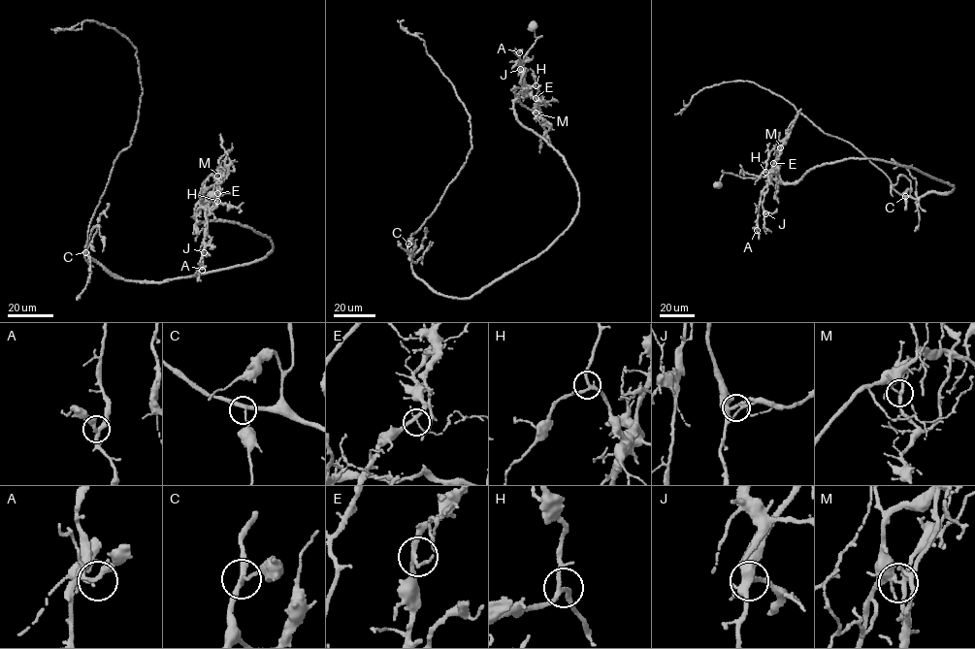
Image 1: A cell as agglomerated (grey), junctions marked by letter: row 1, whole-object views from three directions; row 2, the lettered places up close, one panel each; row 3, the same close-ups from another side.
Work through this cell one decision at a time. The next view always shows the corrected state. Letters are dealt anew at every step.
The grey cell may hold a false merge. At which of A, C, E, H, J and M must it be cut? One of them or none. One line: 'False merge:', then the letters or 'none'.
False merge: M

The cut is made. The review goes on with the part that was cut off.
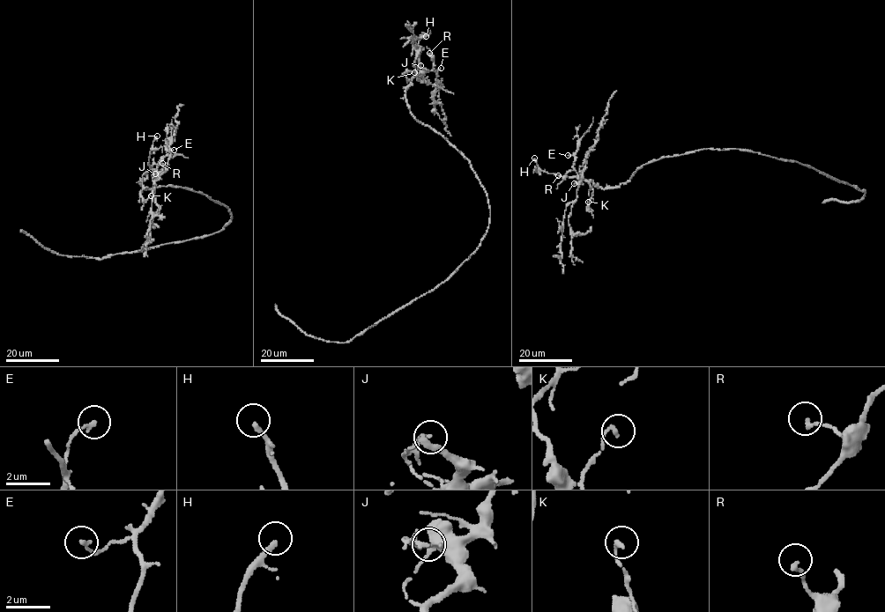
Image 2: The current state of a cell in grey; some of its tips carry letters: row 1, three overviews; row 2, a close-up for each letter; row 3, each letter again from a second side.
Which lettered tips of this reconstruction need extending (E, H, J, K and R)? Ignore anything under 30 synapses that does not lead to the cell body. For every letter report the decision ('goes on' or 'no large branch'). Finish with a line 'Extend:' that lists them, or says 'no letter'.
E: no large branch
H: goes on
J: no large branch
K: no large branch
R: no large branch
Extend: H

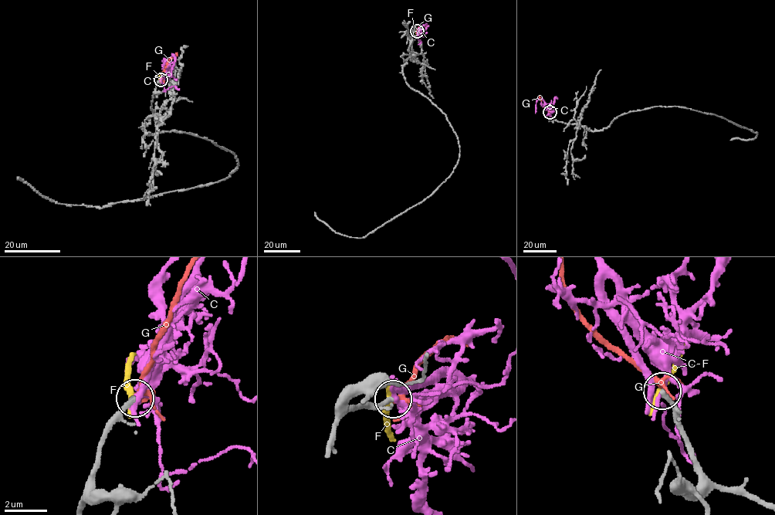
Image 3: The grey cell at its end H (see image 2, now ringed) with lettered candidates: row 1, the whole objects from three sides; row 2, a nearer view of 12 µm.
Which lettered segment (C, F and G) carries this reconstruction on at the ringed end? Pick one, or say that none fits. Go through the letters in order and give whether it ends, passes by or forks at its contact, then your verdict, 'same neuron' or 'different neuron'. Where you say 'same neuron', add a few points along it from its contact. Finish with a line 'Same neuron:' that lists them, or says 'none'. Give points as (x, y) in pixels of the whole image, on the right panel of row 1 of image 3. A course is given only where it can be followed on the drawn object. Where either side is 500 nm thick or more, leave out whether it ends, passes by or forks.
C: it forks; different neuron
F: it passes by; different neuron
G: it forks; same neuron; course (549, 112), (543, 105), (539, 96)
Same neuron: G

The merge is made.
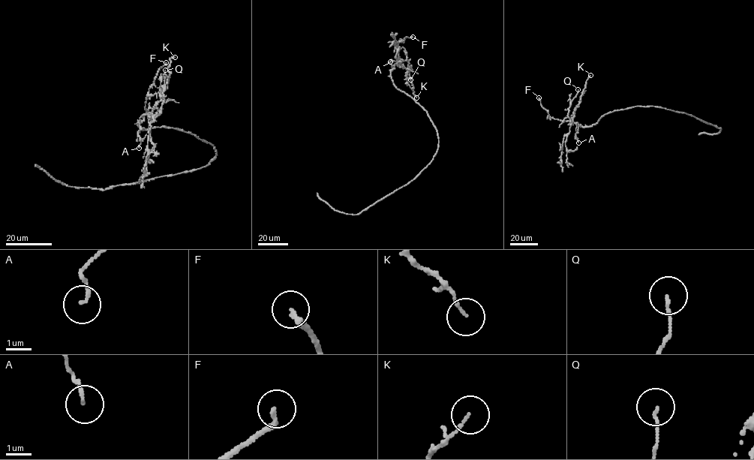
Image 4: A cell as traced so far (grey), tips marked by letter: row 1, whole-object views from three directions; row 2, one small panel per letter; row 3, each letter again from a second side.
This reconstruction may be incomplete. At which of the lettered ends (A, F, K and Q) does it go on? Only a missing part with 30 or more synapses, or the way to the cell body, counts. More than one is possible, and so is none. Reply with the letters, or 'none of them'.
F

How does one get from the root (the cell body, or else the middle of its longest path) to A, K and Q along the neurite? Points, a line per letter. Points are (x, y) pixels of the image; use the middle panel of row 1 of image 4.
A: (439, 139), (437, 129), (427, 112), (394, 85), (391, 72), (394, 67), (390, 61)
K: (439, 139), (427, 112), (394, 85), (391, 70), (395, 64), (407, 70), (407, 76), (416, 97)
Q: (439, 139), (437, 129), (427, 112), (394, 85), (391, 72), (394, 65), (407, 59), (410, 79)

